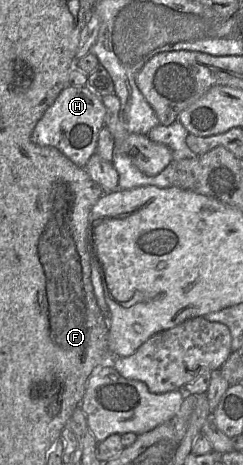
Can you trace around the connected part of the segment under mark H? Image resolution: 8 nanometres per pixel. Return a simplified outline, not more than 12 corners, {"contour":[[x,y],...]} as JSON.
{"contour":[[67,85],[32,141],[84,167],[106,108],[88,85]]}

